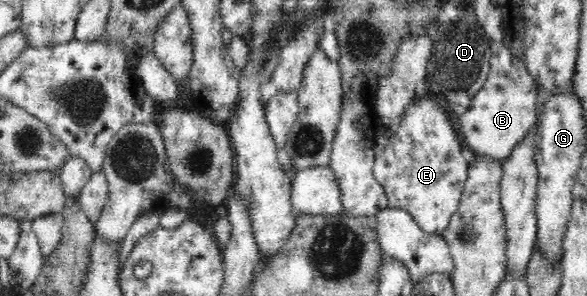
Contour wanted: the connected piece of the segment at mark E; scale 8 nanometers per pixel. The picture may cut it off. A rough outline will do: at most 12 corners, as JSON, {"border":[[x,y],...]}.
{"border":[[426,94],[376,157],[390,207],[441,235],[470,160]]}

